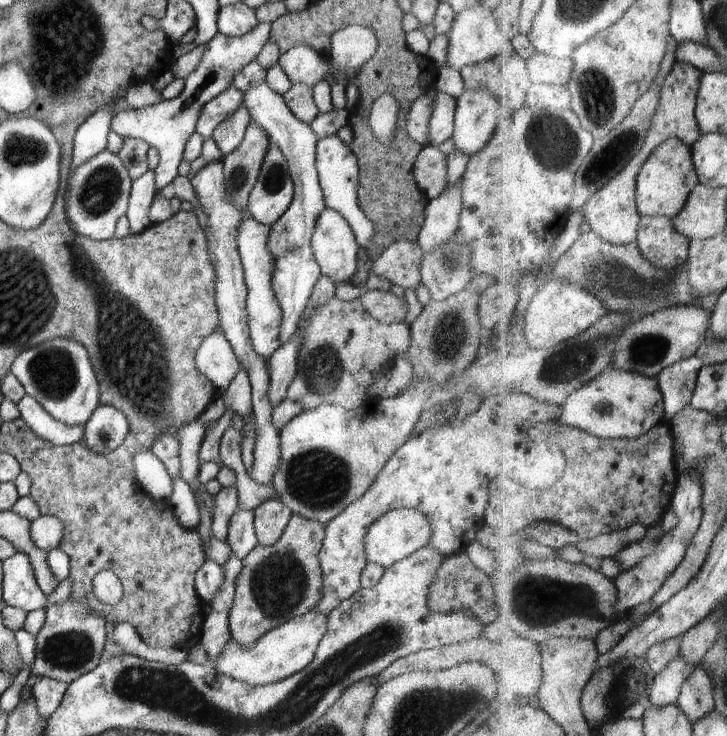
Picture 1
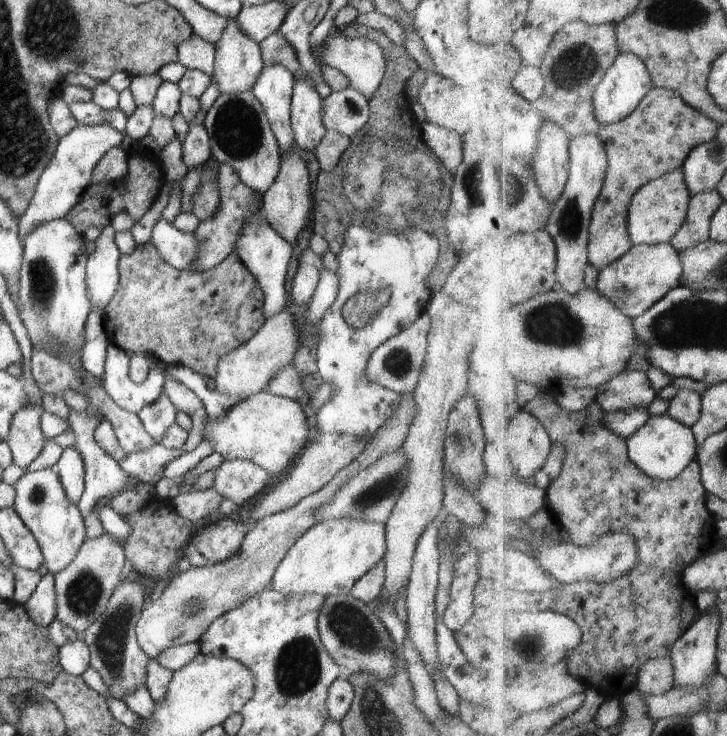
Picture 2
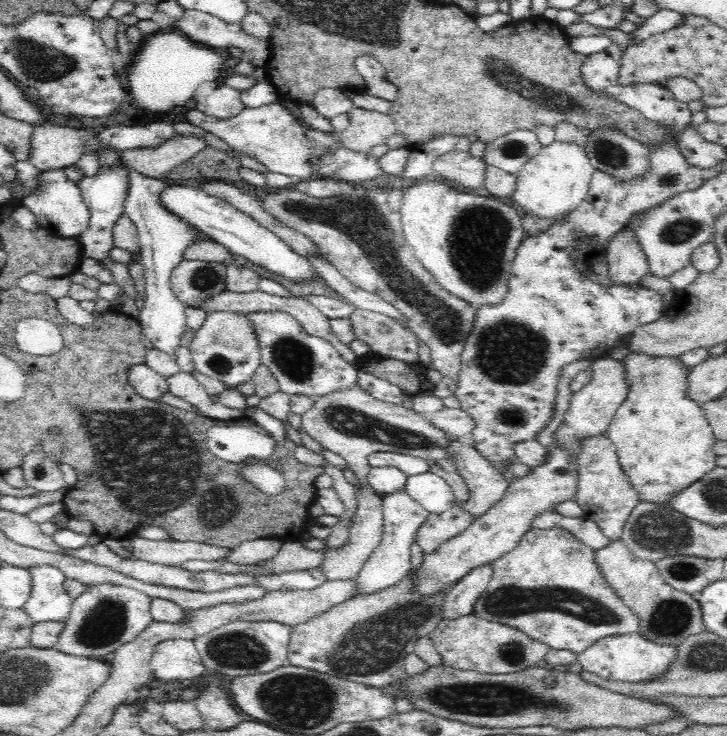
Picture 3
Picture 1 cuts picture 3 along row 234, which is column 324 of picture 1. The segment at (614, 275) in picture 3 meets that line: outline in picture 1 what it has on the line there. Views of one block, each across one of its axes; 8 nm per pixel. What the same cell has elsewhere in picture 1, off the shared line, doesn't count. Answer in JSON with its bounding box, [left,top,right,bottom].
[215,611,326,688]

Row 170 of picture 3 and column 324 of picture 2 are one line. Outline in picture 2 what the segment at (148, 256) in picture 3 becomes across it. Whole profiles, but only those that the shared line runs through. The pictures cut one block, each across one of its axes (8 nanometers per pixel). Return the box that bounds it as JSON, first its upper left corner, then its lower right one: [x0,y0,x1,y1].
[290,76,326,153]

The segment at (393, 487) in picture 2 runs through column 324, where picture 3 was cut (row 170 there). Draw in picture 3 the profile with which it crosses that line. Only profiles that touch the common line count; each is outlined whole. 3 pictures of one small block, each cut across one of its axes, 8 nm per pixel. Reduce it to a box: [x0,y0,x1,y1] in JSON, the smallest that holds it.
[483,130,542,174]

